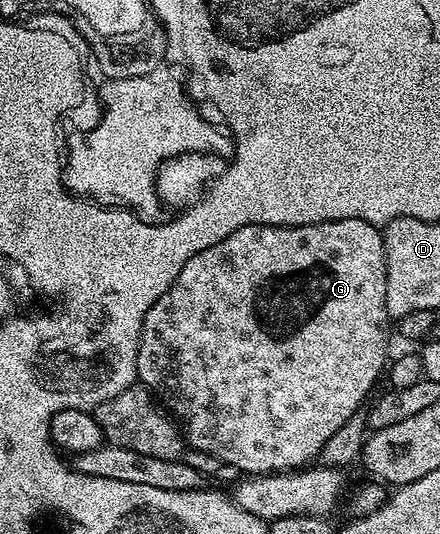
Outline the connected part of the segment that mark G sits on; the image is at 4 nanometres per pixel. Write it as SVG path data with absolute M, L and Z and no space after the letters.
M350 218L304 226L242 226L237 228L237 232L225 236L225 240L213 244L213 248L205 248L190 258L169 292L165 292L165 296L149 308L143 321L137 360L133 364L134 373L138 381L140 378L139 382L177 419L178 425L185 431L185 442L190 449L192 446L203 454L212 454L225 465L244 470L243 474L247 476L298 471L314 463L322 455L333 432L360 413L362 406L359 405L366 400L367 393L374 388L375 381L381 378L388 365L386 283L383 231L365 220Z

